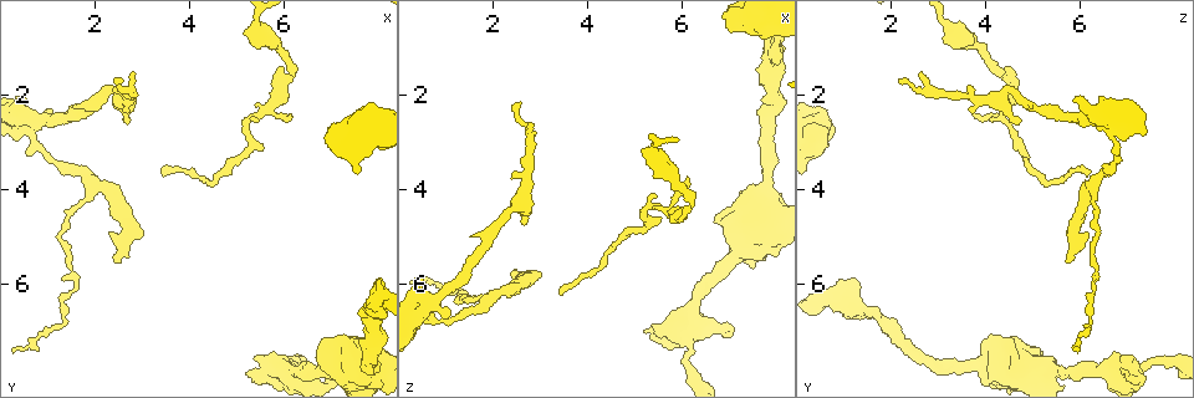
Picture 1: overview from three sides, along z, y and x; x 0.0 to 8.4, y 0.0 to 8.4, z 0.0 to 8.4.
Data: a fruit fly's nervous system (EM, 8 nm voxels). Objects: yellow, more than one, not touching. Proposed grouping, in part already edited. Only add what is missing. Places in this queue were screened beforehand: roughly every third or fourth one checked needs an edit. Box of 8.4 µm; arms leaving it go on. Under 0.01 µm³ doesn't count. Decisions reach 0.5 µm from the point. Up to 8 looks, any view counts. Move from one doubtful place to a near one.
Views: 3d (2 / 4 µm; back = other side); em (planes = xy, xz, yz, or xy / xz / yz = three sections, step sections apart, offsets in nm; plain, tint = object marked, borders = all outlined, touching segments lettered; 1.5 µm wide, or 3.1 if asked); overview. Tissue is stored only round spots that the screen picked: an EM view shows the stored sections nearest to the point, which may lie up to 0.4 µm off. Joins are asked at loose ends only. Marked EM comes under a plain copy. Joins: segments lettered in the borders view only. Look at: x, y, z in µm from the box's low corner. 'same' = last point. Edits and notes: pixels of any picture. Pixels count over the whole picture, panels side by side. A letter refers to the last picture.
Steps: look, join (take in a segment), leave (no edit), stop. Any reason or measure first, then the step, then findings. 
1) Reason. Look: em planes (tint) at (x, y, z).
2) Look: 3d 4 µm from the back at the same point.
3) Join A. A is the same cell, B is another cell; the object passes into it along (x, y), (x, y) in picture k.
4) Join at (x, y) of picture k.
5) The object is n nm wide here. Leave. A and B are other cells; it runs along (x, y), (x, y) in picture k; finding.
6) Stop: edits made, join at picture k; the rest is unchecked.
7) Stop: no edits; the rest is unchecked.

Thin end. Look: 3d 2 µm at (2.75, 1.55, 2.65).

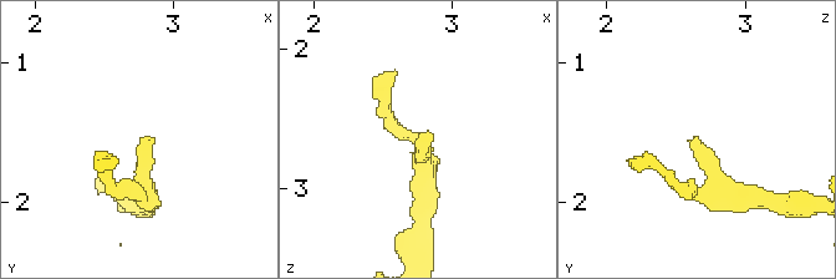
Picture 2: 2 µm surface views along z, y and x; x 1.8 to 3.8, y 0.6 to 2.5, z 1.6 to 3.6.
Look: em planes (borders) at (2.76, 1.54, 2.60).

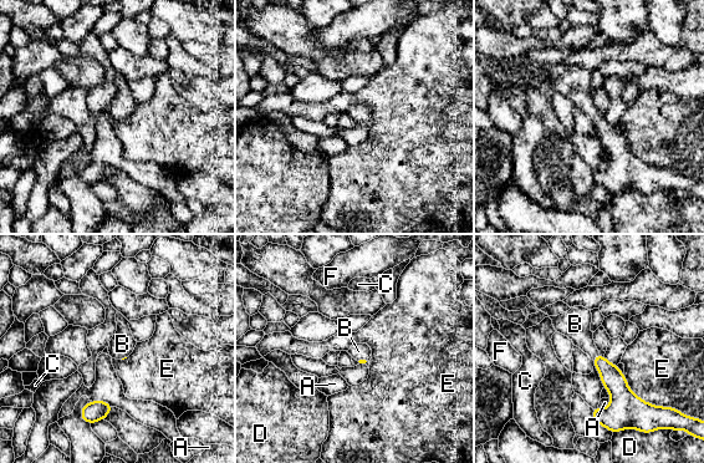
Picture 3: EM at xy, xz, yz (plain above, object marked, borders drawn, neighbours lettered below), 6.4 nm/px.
Join B. B is the same cell, A, C, D, E and F are other cells; it goes on there.

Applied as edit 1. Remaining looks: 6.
Look: overview.

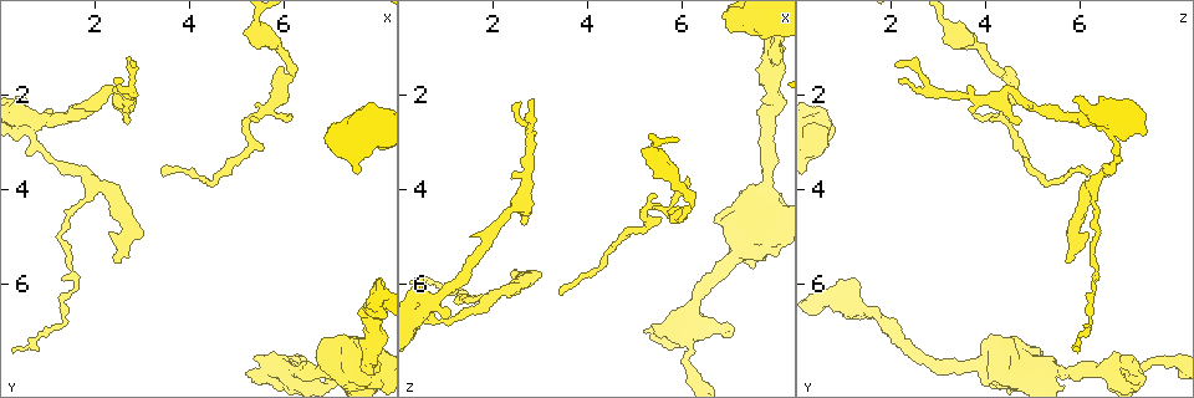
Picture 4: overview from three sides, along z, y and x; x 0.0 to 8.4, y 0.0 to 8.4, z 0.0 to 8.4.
Tapers out. Look: em planes (borders) at (3.45, 3.65, 6.20).

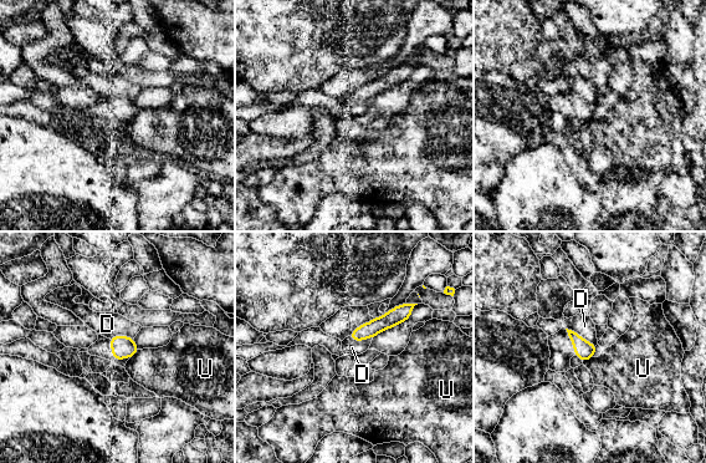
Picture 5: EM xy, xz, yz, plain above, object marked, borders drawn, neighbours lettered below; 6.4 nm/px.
Leave. D and U are other cells; it runs along (409, 306), (387, 321), (353, 336) in picture 5; none of them fits.

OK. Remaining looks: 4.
Thick end. Look: em planes (tint) at (5.40, 7.60, 6.80).

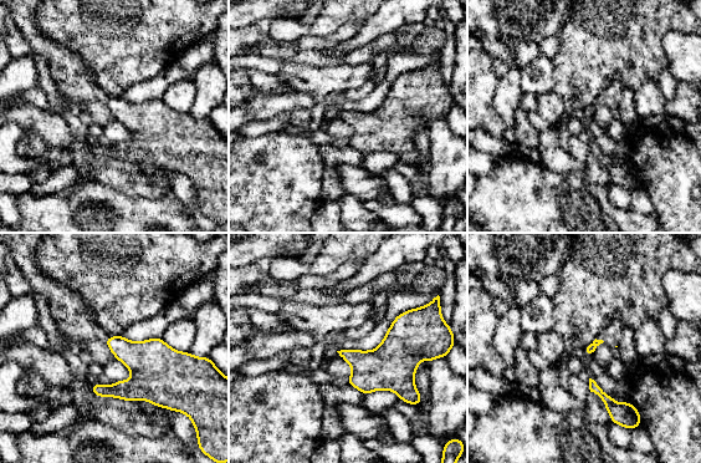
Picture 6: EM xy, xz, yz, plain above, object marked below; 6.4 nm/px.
See the neighbours. Look: em planes (borders) at the same point.

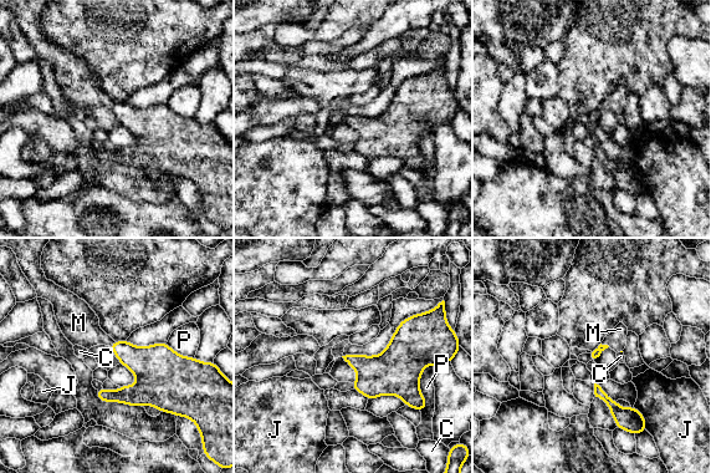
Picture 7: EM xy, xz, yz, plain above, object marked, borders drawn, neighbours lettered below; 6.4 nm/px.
Join M. M is the same cell, C, J and P are other cells; the object passes into it along (594, 355), (605, 345), (617, 340) in picture 7; the neuron continues.

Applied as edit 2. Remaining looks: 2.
Stop: edits made, join at picture 3, join at picture 7; the rest is unchecked.

